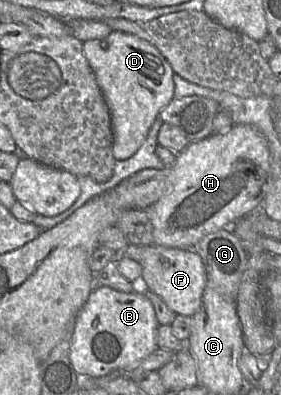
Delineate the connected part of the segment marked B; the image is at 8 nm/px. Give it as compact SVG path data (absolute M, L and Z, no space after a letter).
M95 286L76 318L70 347L71 363L79 376L92 378L131 370L159 348L159 325L154 306L144 293Z

